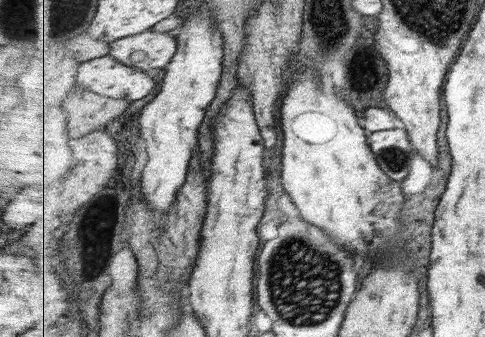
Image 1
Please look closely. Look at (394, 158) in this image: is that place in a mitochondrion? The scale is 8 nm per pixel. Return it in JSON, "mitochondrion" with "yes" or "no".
{"mitochondrion":"yes"}

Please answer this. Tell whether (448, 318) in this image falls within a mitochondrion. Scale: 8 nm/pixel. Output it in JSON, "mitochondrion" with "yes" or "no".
{"mitochondrion":"no"}

